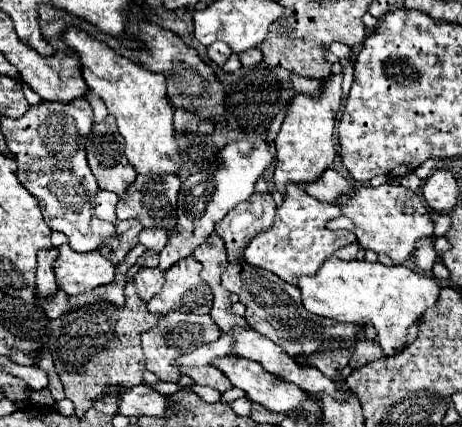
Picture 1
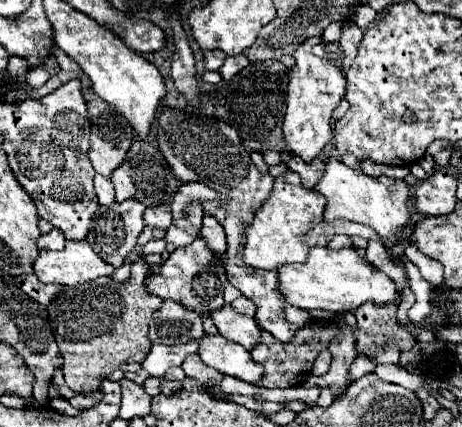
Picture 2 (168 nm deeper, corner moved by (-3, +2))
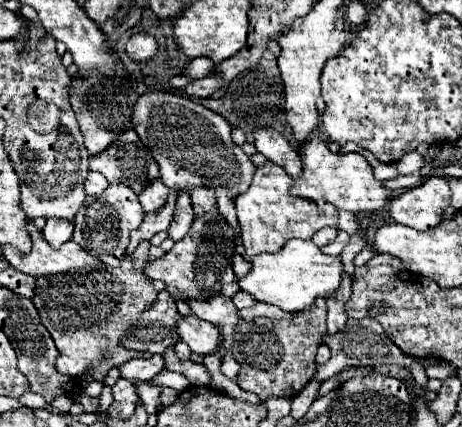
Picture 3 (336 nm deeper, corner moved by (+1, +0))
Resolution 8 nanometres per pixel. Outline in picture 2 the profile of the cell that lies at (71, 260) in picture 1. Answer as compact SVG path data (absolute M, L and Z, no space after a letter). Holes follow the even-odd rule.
M66 241L62 251L40 251L32 267L42 283L58 285L88 283L114 273L114 267L102 261L88 241Z

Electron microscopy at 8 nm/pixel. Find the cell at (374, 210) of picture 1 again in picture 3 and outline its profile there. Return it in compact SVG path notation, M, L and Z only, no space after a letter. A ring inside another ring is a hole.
M310 135L304 145L298 147L298 155L302 157L302 175L294 179L290 187L290 195L314 199L316 205L332 203L334 207L352 211L352 213L372 213L382 209L392 193L382 185L382 181L374 179L372 167L360 153L332 153L324 139L318 135Z

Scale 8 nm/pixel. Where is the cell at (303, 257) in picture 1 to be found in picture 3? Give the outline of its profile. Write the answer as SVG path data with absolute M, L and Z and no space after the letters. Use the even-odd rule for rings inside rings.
M264 165L256 167L256 175L246 193L236 197L236 213L238 213L238 227L240 239L246 249L246 259L260 255L260 253L274 253L286 239L310 239L318 229L338 225L338 213L334 207L324 205L320 209L314 201L302 197L290 197L288 189L292 187L292 177L278 165Z

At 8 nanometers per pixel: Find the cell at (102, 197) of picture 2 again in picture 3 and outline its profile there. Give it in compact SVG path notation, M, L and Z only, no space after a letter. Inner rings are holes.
M94 171L88 173L88 177L86 177L86 181L84 181L84 191L86 191L86 195L102 195L102 191L104 191L106 187L108 187L108 181L106 181L104 175L94 173Z

